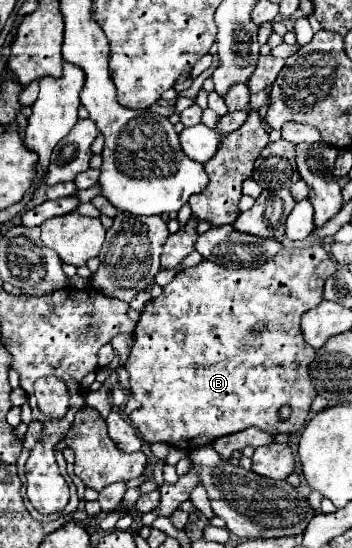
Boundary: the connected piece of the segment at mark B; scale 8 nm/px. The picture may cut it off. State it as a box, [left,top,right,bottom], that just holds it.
[124,246,336,450]

